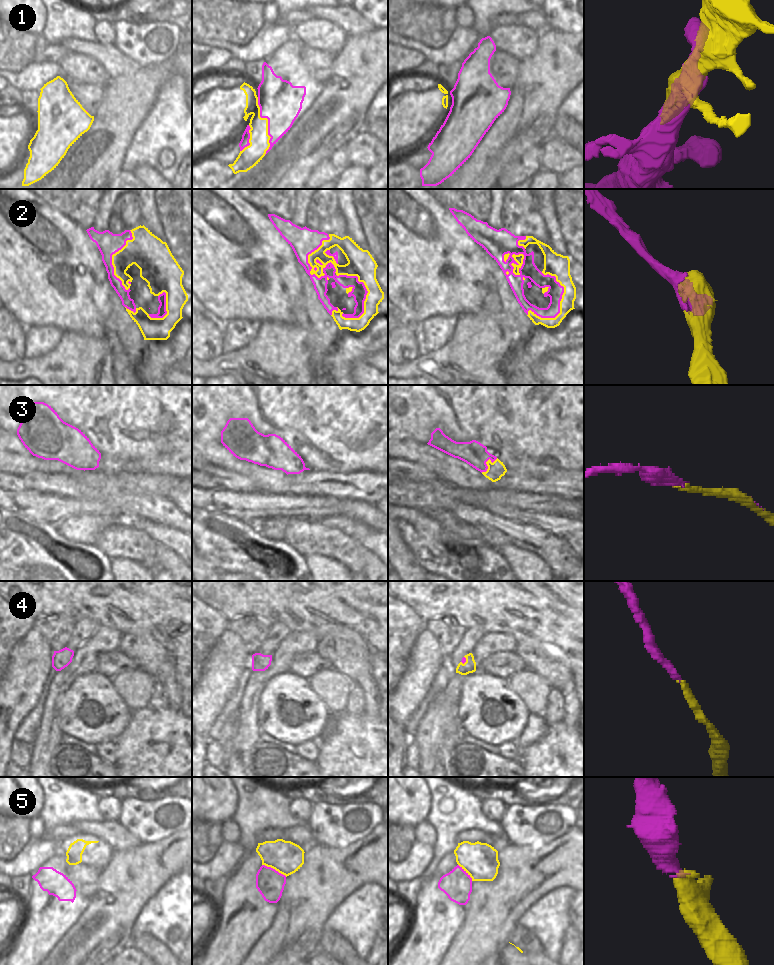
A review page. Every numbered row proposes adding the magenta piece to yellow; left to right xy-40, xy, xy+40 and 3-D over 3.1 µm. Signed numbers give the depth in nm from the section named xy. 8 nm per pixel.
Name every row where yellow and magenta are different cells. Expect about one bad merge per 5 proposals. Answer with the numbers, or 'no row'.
no row.

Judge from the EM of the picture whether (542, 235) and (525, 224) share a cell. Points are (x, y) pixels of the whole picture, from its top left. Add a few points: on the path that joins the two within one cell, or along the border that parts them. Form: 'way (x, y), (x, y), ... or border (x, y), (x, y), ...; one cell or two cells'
way (538, 231), (532, 225), (529, 225); one cell

